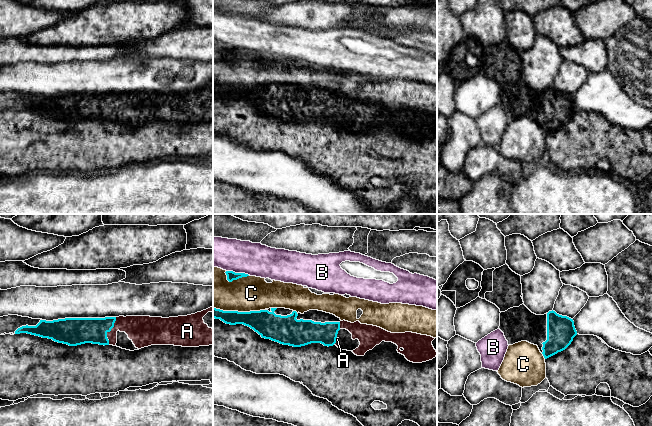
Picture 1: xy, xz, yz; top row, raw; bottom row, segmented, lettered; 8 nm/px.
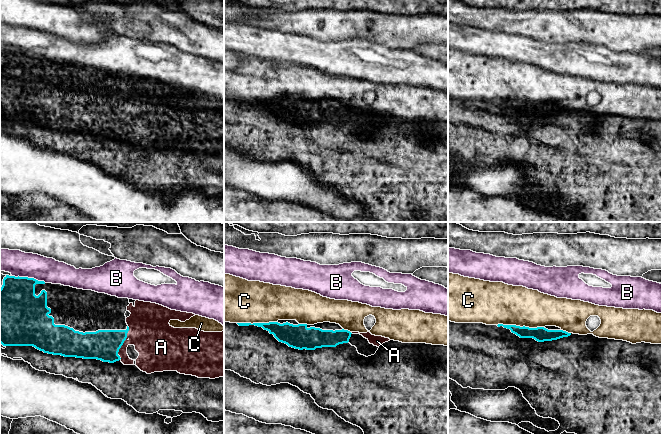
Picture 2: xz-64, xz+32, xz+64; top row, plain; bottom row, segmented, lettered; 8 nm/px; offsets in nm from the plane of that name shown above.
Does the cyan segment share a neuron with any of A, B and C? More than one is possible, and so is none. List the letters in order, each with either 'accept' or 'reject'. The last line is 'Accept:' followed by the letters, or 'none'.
A: accept
B: reject
C: reject
Accept: A

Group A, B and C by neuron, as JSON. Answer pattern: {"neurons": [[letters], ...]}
{"neurons": [["A"], ["B"], ["C"]]}

